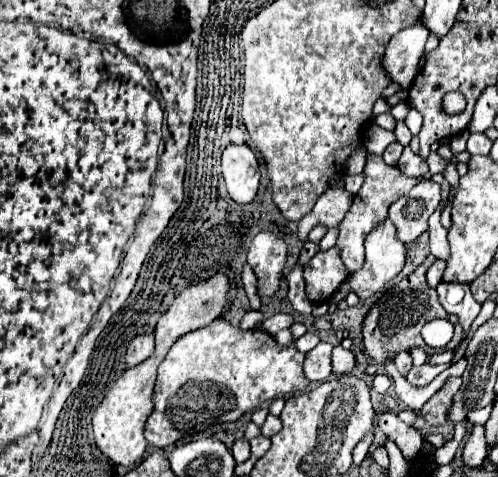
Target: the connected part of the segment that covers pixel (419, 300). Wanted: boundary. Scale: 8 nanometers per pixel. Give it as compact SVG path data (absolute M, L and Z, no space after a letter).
M432 254L426 256L426 260L402 282L394 284L390 290L386 290L378 302L368 310L368 314L364 316L362 322L362 342L366 348L366 354L370 356L370 360L374 360L376 364L384 364L384 358L390 356L394 358L396 352L400 350L410 350L412 346L420 346L426 348L426 344L422 342L420 330L422 330L422 318L446 318L450 320L454 326L454 338L450 340L448 348L454 348L460 342L462 336L462 326L458 326L458 316L448 314L442 304L438 302L438 294L436 290L426 286L426 270L430 268L430 264L436 258Z

